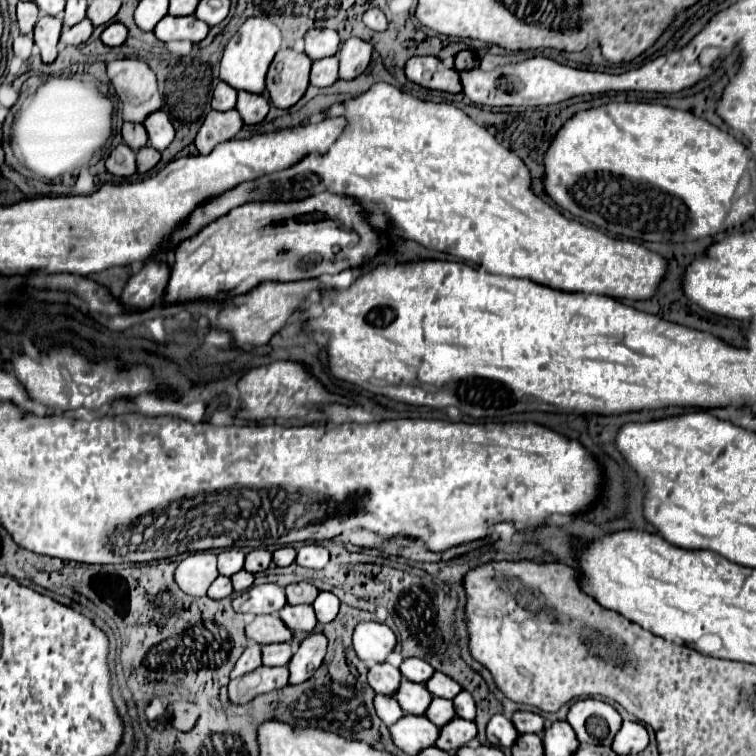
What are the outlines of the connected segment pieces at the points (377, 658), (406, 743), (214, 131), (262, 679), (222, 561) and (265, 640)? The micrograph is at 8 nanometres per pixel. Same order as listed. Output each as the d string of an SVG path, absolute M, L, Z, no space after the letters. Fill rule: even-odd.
M361 621L353 631L353 649L367 665L385 661L385 655L393 651L395 643L395 633L377 621Z
M403 715L389 727L395 747L409 755L417 755L417 751L431 747L433 739L437 739L437 731L439 727L421 715Z
M235 109L231 111L209 111L203 117L201 129L195 137L195 147L201 155L209 155L219 143L233 139L243 127L241 117Z
M257 667L255 671L231 679L229 683L229 701L233 705L245 705L257 695L271 693L275 689L281 689L287 685L289 671L287 667Z
M229 549L229 551L221 551L219 555L219 573L231 577L233 573L243 569L243 561L245 561L245 553L239 549Z
M261 615L255 617L247 627L245 627L247 639L259 643L259 645L269 645L269 643L283 643L291 641L293 633L281 623L279 615Z

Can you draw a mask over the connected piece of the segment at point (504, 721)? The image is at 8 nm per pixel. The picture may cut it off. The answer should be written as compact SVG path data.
M497 713L489 719L487 723L487 741L495 747L511 747L515 743L515 739L519 737L517 729L513 727L511 719L507 719L505 715Z

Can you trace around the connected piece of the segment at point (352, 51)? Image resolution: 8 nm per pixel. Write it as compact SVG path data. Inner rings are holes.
M347 39L339 47L339 77L341 79L355 79L361 75L371 59L373 47L361 39Z

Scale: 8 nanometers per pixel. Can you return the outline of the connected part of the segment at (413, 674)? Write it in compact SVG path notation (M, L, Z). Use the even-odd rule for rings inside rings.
M417 657L403 659L399 671L405 679L415 681L415 683L425 683L425 679L429 679L429 675L433 675L433 667L429 663L425 663L423 659L417 659Z

